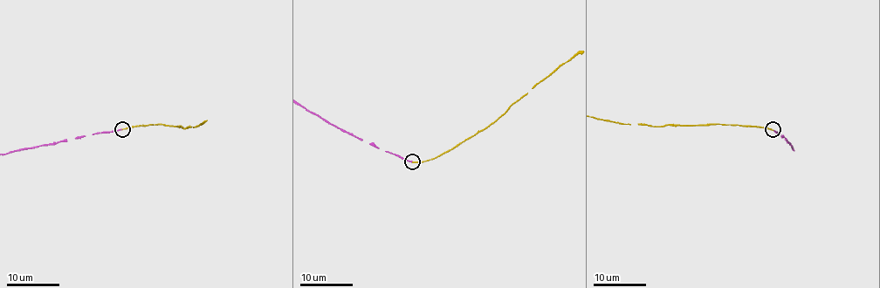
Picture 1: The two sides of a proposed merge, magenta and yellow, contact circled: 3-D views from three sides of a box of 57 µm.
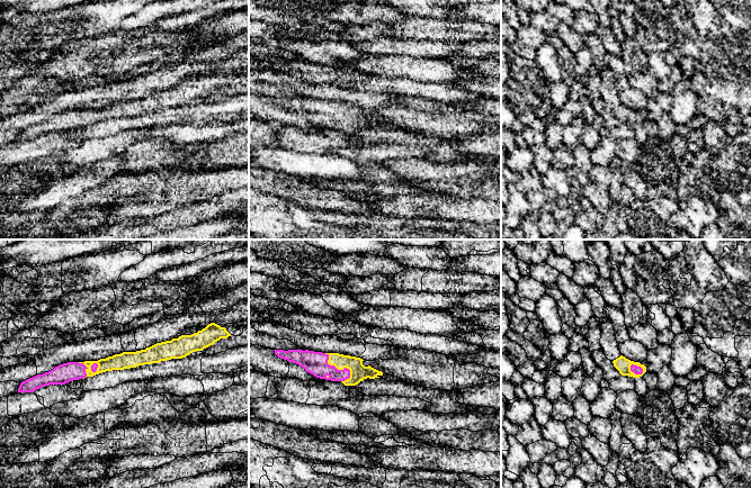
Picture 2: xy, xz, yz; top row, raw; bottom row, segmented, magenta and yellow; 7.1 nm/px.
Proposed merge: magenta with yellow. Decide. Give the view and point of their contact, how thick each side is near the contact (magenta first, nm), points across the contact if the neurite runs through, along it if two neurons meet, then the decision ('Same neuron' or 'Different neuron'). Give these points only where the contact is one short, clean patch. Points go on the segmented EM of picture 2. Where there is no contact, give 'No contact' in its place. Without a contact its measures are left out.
Touches magenta at xz (336, 368). Thickness 160 nm (magenta) against 120 nm. Path across: xz (315, 363), (336, 368), (358, 371). Same neuron

